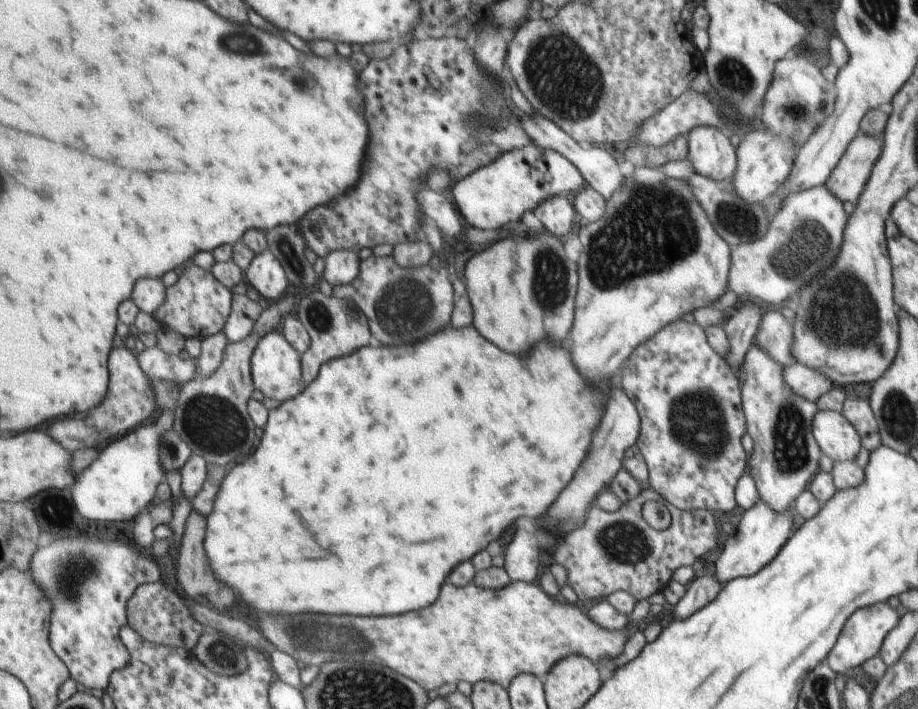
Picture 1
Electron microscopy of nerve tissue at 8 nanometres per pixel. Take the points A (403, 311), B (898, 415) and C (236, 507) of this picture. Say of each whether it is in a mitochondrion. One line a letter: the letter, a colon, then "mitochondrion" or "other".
A: mitochondrion
B: mitochondrion
C: other

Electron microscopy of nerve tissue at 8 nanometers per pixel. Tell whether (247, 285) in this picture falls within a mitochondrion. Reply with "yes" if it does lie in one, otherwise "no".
no

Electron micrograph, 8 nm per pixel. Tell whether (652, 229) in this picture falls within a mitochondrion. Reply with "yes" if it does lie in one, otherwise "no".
yes

